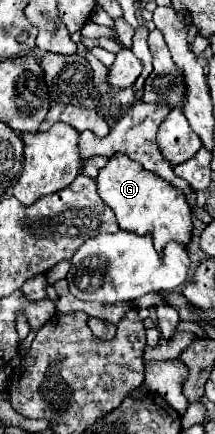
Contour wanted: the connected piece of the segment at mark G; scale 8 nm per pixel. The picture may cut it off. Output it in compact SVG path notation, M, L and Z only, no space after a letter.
M113 154L109 162L99 170L97 188L101 200L115 212L119 228L147 234L151 232L157 242L157 250L161 250L167 242L191 242L193 234L193 220L191 208L185 202L185 194L175 188L171 182L151 174L139 166L139 162L131 160L127 154Z

